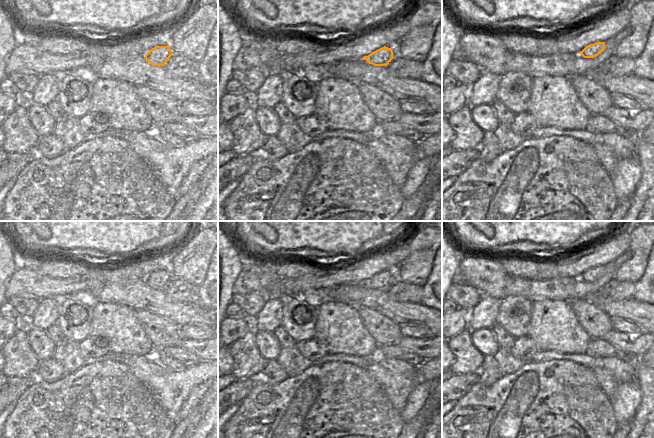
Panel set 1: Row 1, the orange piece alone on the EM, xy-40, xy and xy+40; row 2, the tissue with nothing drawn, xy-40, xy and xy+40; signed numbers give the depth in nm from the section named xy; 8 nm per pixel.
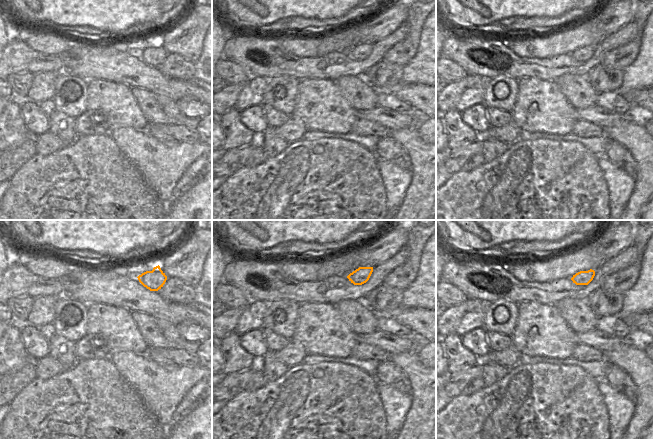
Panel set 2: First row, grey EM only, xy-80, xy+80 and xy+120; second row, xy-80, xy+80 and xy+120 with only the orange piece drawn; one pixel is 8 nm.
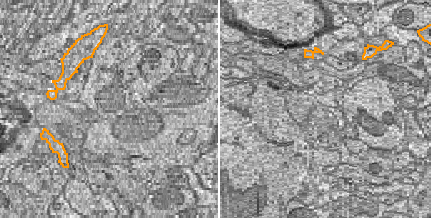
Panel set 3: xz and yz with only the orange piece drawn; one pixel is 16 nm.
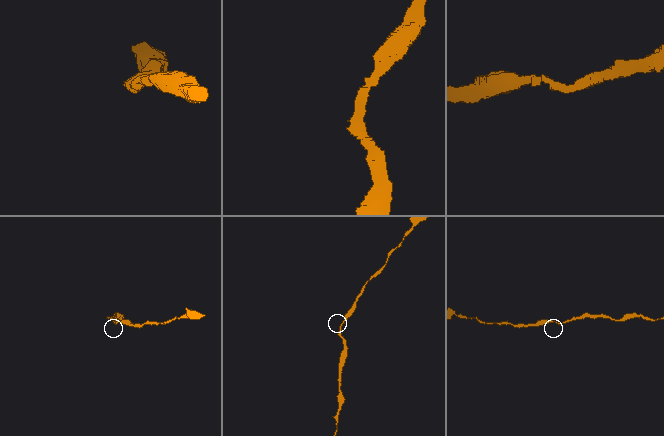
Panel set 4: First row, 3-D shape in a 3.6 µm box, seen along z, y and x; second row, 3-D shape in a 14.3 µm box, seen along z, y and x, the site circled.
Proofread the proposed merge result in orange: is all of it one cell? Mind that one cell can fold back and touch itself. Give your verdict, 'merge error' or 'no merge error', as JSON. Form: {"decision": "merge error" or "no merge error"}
{"decision": "no merge error"}

